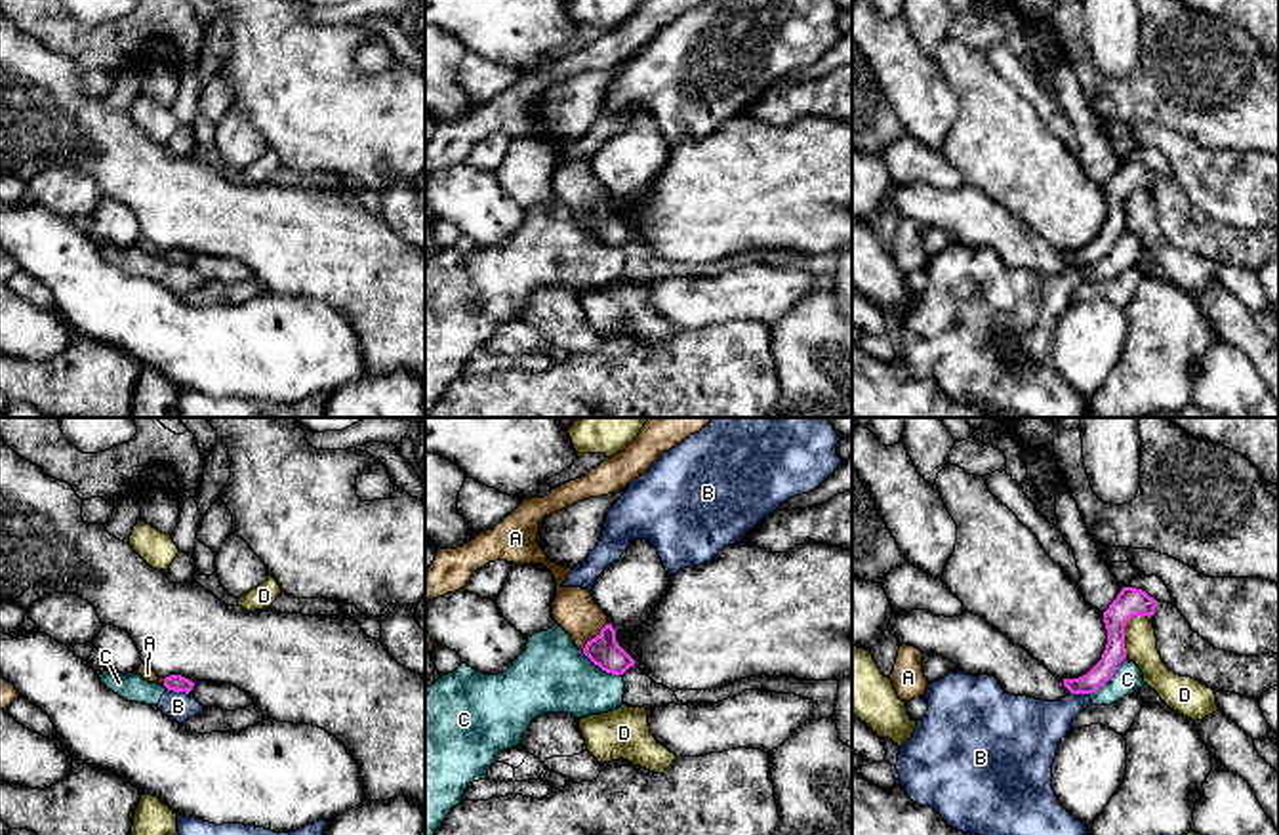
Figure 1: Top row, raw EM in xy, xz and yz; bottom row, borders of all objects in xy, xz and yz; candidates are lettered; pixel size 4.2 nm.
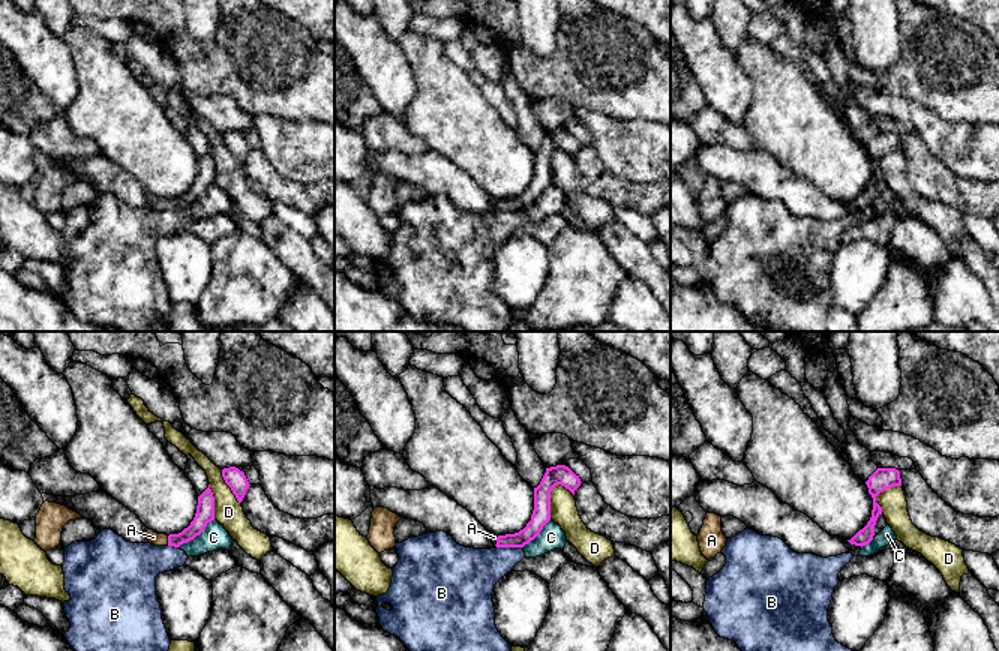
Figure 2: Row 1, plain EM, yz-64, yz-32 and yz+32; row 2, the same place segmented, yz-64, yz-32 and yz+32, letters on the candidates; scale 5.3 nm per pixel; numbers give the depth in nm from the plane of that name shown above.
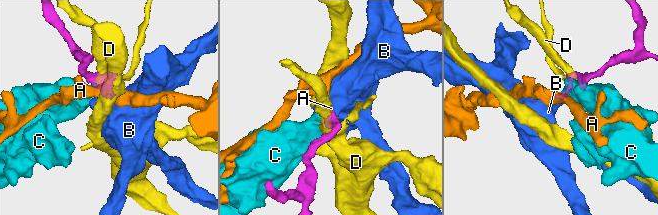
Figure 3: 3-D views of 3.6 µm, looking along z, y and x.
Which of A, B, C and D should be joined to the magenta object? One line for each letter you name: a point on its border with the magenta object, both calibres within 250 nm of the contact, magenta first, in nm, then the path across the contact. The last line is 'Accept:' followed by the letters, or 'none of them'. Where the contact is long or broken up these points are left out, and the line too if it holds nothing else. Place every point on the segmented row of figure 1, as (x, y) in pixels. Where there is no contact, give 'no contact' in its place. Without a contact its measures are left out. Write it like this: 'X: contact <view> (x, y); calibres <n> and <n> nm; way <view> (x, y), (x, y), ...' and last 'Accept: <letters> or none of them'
A: contact xz (597, 635); calibres 140 and 190 nm; way xz (603, 651), (597, 635), (574, 609)
Accept: A

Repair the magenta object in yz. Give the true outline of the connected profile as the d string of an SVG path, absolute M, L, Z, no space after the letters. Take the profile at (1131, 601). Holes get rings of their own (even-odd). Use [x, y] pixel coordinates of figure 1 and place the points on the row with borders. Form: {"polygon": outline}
{"polygon": "M1123 587L1117 599L1104 612L1104 623L1107 629L1107 644L1102 660L1079 679L1064 679L1064 686L1071 694L1092 694L1104 686L1115 673L1117 665L1127 658L1125 648L1125 625L1134 616L1155 614L1157 601L1146 591L1136 587Z"}

